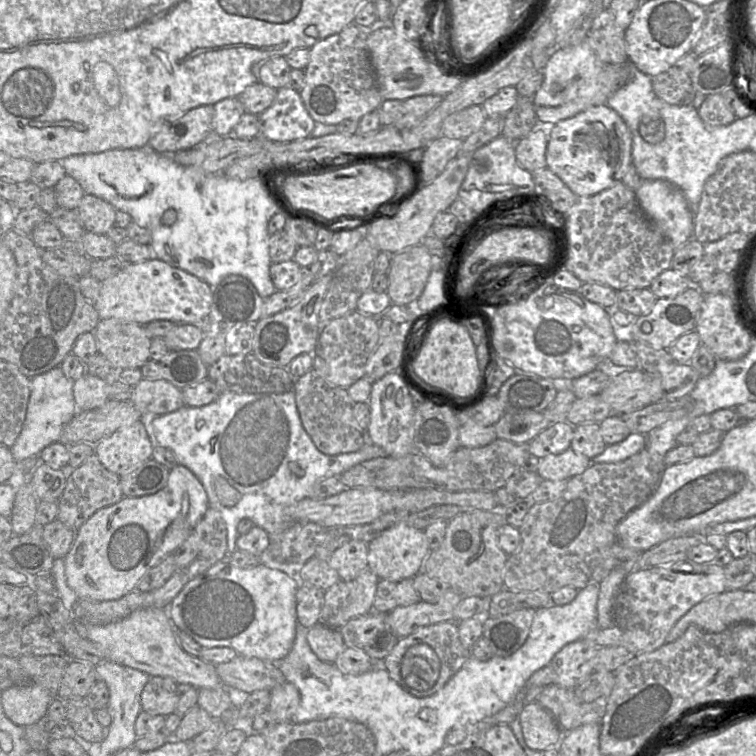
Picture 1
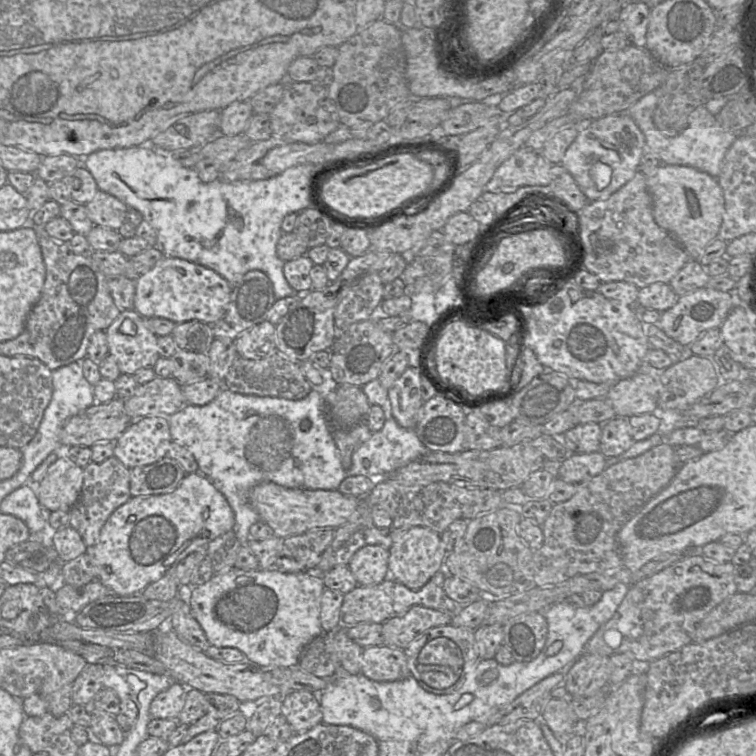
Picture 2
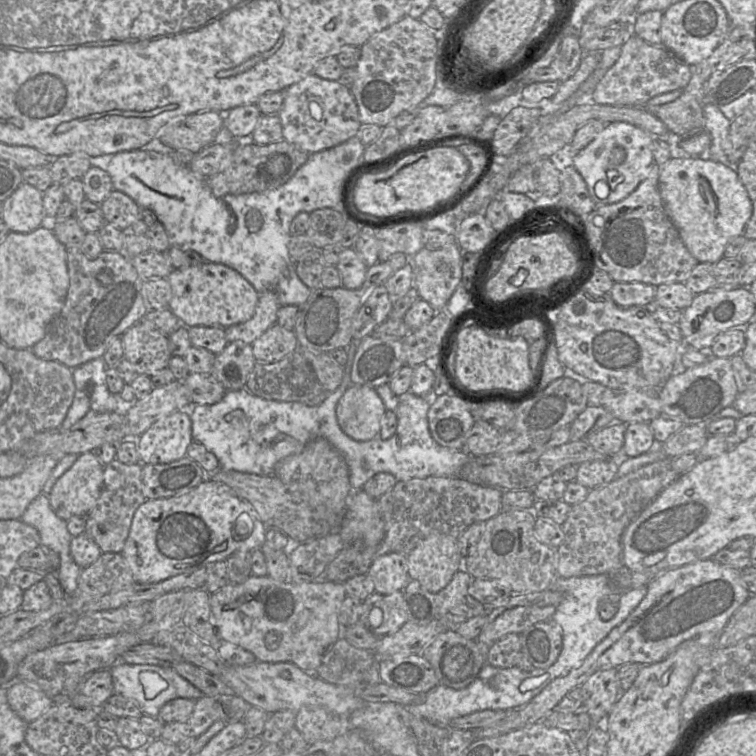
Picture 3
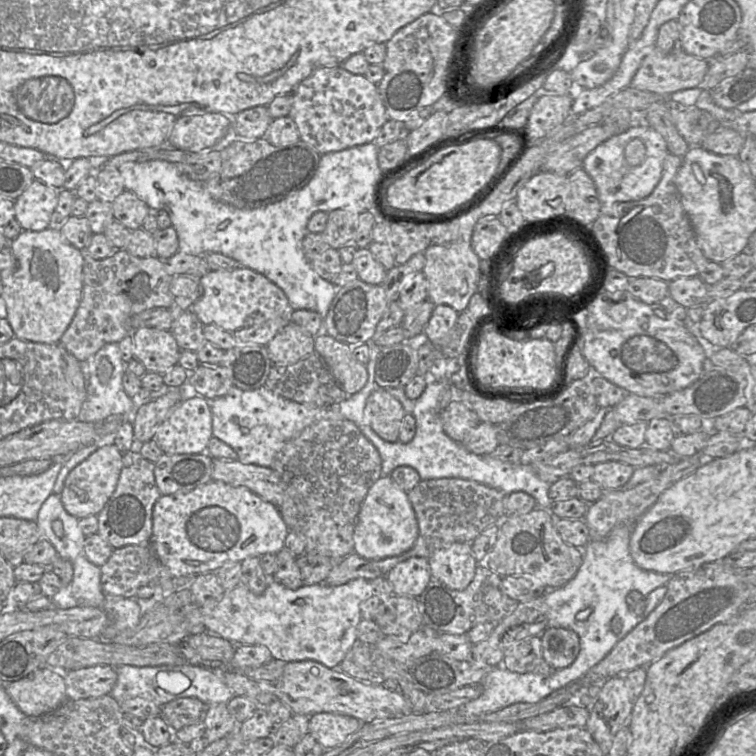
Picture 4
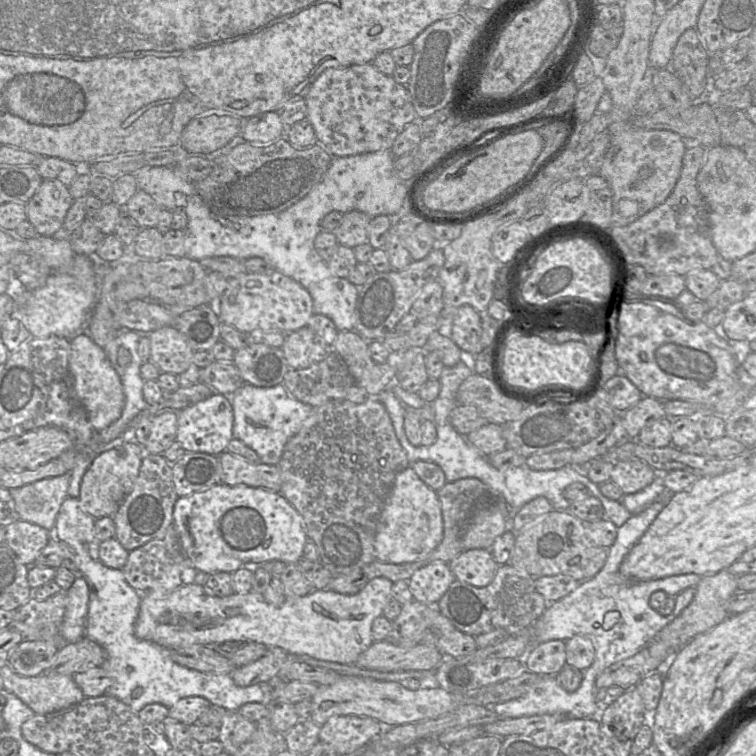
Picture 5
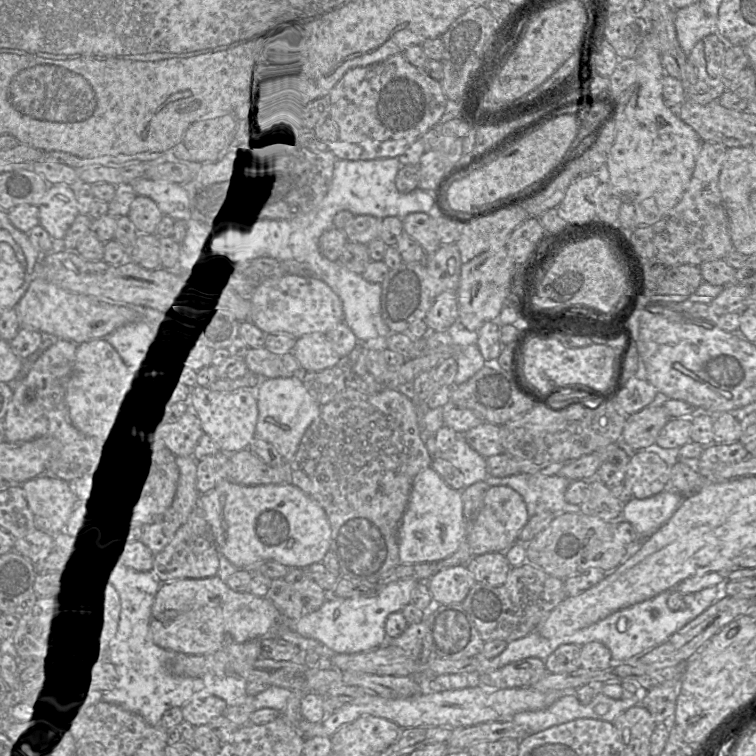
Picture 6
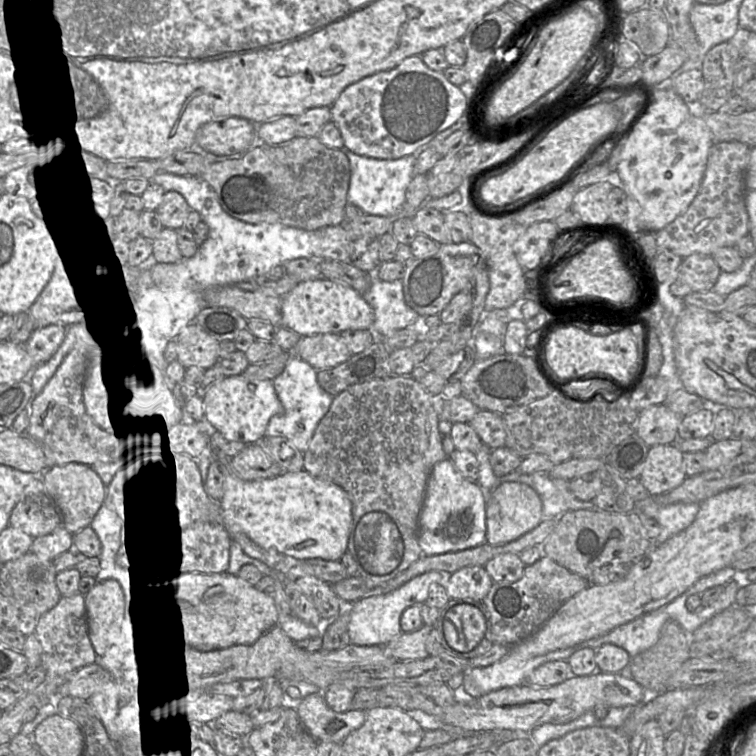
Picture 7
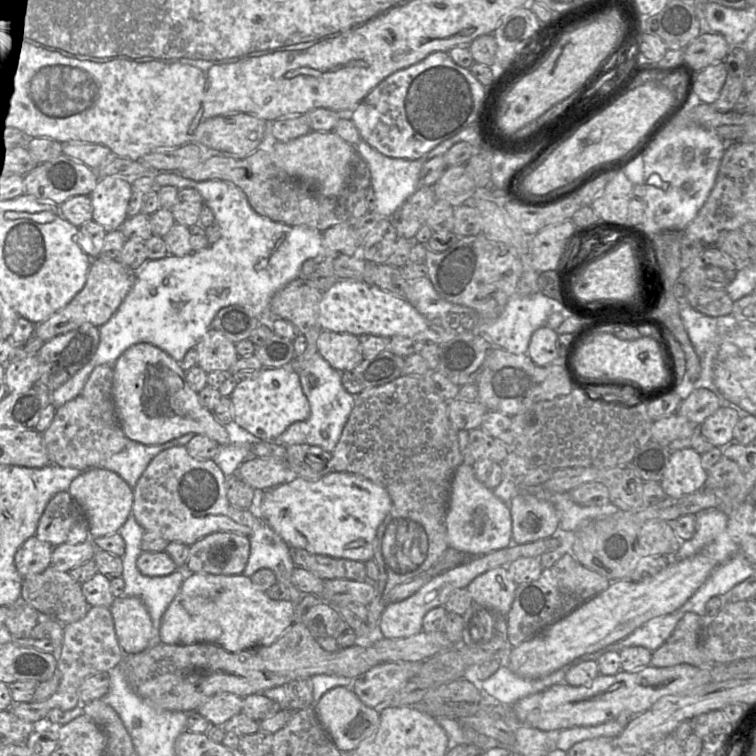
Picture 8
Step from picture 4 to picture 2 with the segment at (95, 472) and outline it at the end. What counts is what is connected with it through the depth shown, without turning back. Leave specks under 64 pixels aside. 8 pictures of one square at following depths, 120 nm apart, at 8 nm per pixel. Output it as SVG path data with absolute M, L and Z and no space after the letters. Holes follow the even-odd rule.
M68 457L57 459L39 484L33 486L39 503L51 512L69 510L81 493L83 469Z

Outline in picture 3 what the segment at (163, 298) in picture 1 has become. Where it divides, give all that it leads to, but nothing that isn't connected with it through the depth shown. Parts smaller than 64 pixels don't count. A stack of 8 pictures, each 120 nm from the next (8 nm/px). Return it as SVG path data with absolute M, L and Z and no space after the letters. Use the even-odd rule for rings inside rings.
M204 262L174 269L166 278L172 289L168 308L186 327L227 328L249 320L255 312L258 292L243 275L227 265Z

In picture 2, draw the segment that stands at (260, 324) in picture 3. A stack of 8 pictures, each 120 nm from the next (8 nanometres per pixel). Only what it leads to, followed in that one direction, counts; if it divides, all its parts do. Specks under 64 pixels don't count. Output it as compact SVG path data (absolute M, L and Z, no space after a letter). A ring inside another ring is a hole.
M262 271L247 272L240 281L231 283L229 301L221 319L213 324L212 332L215 338L235 340L241 333L267 320L267 314L277 300L273 284L269 277Z

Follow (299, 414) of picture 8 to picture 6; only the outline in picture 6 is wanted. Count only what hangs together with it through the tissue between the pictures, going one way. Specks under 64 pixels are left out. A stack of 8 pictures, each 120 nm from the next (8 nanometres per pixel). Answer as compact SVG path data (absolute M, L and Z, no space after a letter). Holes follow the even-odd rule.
M194 386L184 391L182 402L185 402L188 413L198 418L203 434L208 435L216 443L221 453L238 452L247 448L255 439L258 407L254 389L218 392L210 391L206 387Z

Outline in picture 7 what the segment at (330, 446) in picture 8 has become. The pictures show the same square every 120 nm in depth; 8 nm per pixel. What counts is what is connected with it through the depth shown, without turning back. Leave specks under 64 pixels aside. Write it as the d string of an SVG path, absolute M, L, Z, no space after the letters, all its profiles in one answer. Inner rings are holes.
M293 358L283 372L272 380L283 410L271 417L266 436L286 438L299 450L308 447L317 425L329 411L334 399L334 396L319 385L317 374L318 371L307 362Z

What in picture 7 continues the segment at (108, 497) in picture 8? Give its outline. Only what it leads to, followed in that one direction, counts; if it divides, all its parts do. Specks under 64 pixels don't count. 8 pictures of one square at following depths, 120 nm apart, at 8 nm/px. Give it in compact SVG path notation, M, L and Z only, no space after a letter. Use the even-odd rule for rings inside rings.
M69 463L62 466L53 466L41 475L44 491L58 506L63 526L72 534L90 527L98 511L105 503L107 487L97 472L89 466Z

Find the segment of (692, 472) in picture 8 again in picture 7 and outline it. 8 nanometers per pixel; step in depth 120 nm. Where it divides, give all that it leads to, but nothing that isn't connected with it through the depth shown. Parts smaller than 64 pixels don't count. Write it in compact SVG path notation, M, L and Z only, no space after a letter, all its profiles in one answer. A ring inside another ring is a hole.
M673 444L651 446L639 480L651 496L670 492L687 478L684 453Z

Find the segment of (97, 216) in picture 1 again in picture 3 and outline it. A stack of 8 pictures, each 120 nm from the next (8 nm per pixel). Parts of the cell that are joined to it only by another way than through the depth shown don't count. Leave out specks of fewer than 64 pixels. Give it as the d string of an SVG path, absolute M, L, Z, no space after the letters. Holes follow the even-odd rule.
M117 190L105 198L100 208L105 222L121 230L141 219L141 210L144 209L128 195Z

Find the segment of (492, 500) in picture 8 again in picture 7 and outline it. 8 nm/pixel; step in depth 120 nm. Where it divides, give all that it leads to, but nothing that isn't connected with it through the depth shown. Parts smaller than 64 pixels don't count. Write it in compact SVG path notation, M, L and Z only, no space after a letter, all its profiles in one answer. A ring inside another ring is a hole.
M450 459L434 465L428 478L419 517L419 545L423 556L436 556L474 548L486 543L488 493L464 478Z

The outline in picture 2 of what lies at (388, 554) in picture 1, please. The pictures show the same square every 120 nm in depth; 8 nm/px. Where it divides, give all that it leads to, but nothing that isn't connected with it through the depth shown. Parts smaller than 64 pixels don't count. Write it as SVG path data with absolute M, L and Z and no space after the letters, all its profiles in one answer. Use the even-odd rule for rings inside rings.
M422 526L402 532L389 547L389 577L412 590L419 590L439 571L442 571L446 552L440 534Z

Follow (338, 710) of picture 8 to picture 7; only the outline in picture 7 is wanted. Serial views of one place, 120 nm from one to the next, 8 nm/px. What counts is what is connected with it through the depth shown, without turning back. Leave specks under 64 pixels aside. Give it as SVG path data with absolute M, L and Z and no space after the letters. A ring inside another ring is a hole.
M322 692L307 696L296 708L296 711L303 726L317 741L336 742L339 744L352 731L361 727L366 718L364 710L334 711L326 703Z

